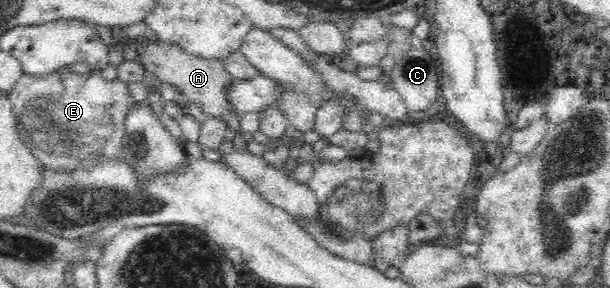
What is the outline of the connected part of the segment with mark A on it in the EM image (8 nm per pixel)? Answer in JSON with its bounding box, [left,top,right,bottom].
[114,29,239,121]

